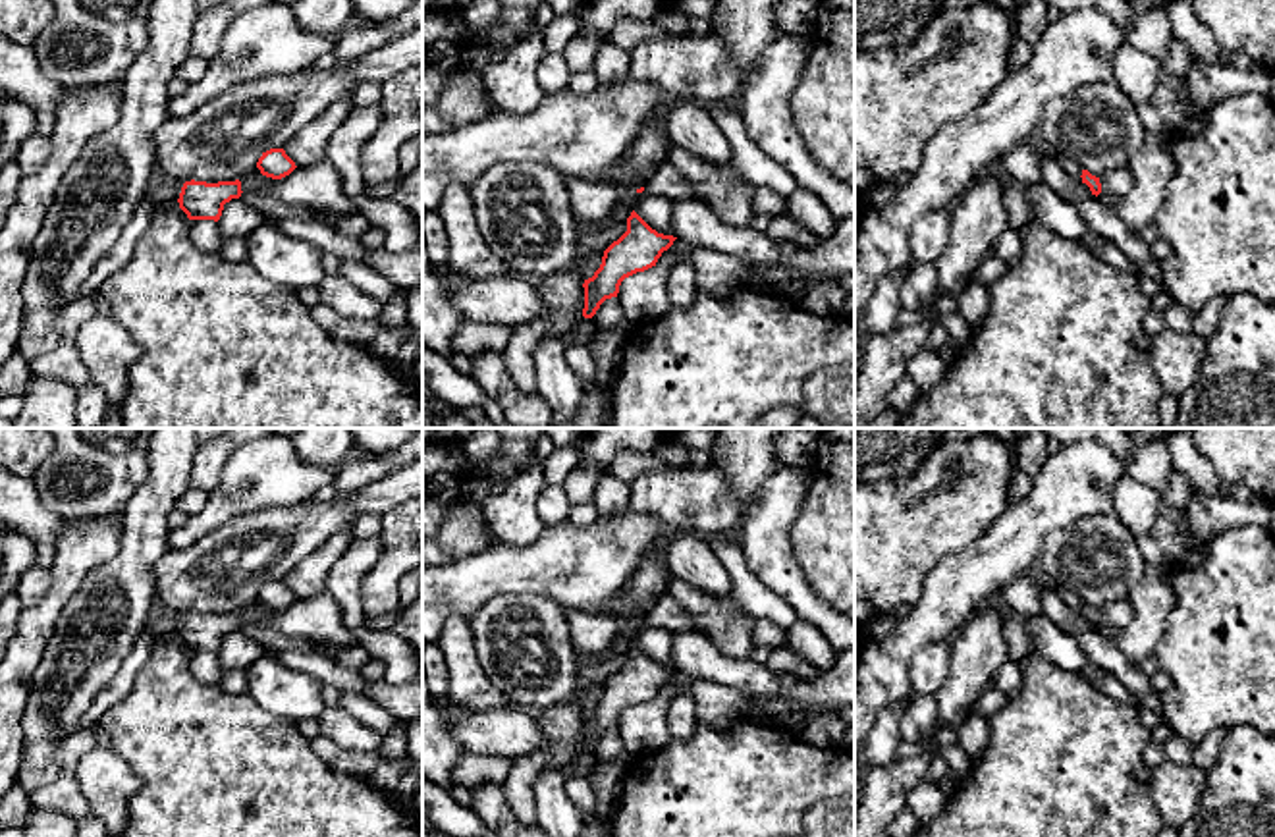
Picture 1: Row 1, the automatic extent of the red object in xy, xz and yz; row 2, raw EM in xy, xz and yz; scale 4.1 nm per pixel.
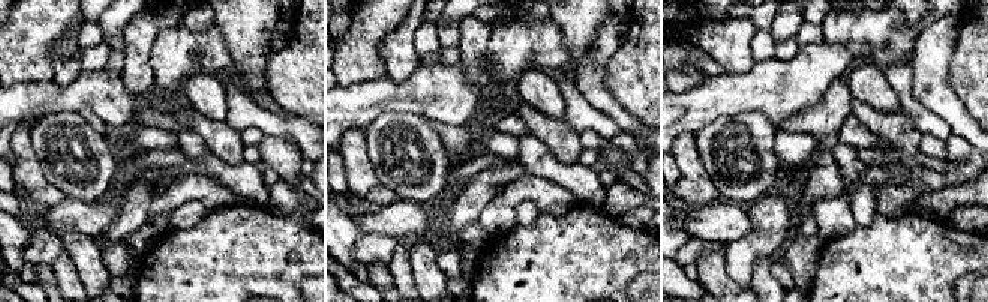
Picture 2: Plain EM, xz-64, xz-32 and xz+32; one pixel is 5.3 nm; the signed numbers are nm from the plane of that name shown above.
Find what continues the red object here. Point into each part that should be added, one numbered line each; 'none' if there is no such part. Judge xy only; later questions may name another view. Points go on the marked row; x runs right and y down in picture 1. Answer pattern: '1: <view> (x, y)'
none

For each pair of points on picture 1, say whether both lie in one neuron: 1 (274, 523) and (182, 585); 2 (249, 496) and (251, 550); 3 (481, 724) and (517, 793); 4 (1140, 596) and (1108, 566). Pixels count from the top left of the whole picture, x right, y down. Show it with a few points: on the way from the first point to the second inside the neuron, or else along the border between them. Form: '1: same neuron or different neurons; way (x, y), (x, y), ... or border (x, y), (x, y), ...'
1: same neuron; way (247, 529), (228, 535), (193, 560)
2: different neurons; border (294, 504), (272, 504), (244, 512), (209, 533)
3: different neurons; border (539, 720), (544, 741), (514, 760)
4: different neurons; border (1148, 564), (1127, 598)

